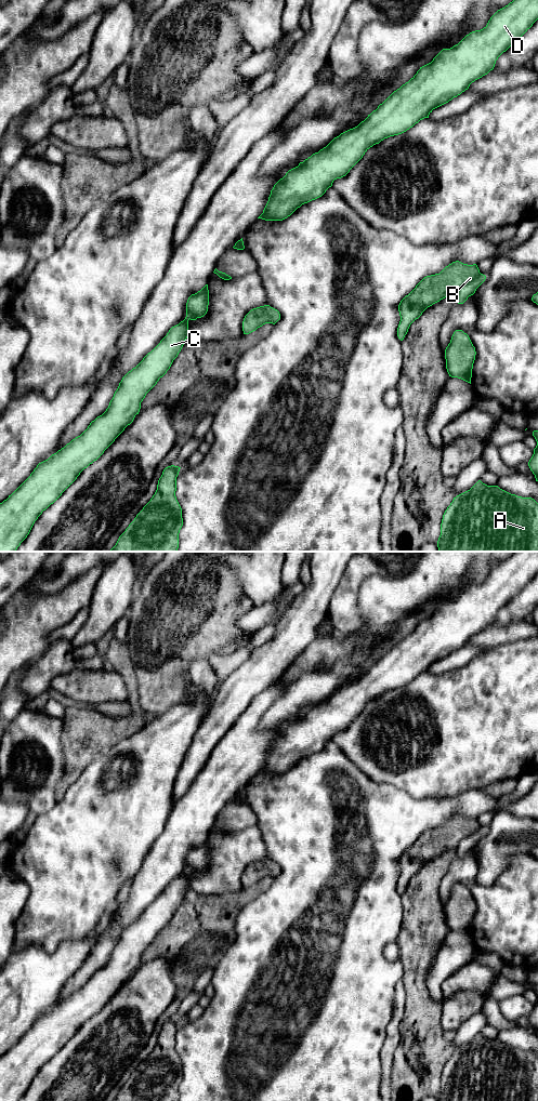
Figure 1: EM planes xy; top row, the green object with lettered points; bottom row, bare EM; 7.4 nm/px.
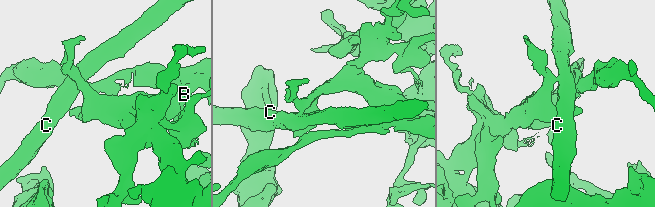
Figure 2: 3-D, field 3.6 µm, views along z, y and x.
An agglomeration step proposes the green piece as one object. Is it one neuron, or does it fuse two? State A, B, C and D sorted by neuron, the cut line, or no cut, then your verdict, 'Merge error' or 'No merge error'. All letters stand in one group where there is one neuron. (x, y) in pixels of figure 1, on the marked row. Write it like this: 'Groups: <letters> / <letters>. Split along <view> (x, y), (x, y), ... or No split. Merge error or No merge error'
Groups: A B / C D. Split along xy (234, 246), (243, 249). Merge error

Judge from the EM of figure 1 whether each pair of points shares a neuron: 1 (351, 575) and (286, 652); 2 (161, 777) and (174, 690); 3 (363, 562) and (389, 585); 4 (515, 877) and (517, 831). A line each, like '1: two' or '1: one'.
1: two
2: two
3: two
4: two

